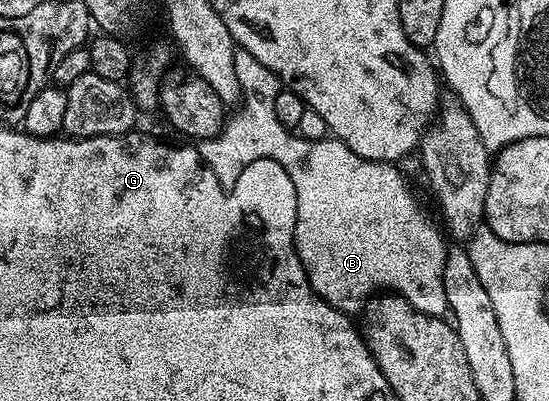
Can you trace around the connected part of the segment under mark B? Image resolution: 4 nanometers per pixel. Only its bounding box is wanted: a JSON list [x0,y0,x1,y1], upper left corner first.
[200,47,450,317]

